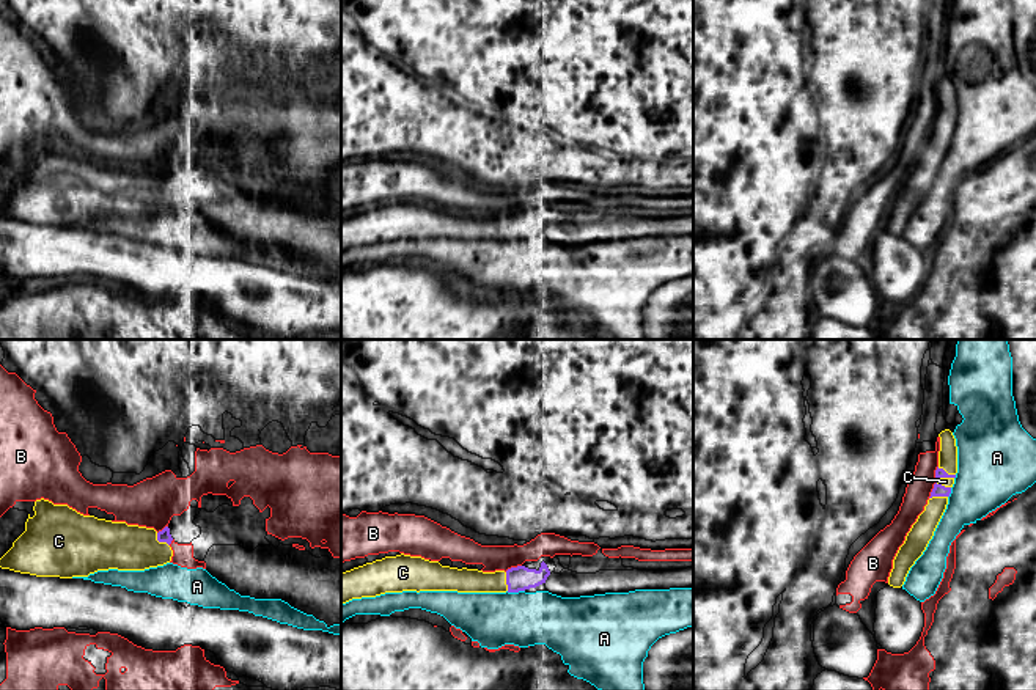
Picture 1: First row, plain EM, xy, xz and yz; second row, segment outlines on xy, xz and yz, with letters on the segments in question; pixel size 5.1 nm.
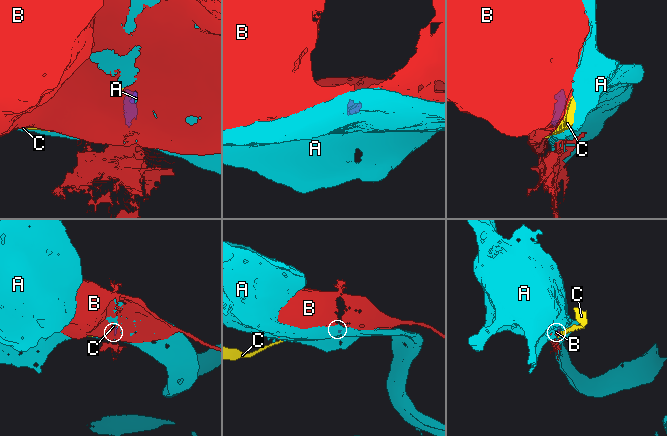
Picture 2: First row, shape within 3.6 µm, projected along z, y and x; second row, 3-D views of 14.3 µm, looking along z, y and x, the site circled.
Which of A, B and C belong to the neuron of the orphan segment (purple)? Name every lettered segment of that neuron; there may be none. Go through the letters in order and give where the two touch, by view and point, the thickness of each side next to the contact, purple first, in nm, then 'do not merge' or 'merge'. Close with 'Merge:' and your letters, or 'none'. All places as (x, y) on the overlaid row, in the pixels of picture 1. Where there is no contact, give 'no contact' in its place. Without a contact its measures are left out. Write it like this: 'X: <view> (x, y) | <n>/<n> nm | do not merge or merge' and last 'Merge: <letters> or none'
A: xz (514, 591) | 130/280 nm | do not merge
B: xz (513, 568) | 130/130 nm | do not merge
C: xy (161, 541) | 60/240 nm | merge
Merge: C

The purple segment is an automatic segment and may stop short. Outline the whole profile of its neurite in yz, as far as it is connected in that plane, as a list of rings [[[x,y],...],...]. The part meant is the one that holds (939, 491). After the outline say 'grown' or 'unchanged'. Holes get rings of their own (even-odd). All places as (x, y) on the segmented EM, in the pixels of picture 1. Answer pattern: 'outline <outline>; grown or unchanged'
outline [[[950,429],[942,431],[939,437],[940,451],[939,467],[935,470],[935,484],[928,500],[928,505],[924,506],[924,511],[912,525],[904,544],[899,547],[893,560],[893,569],[888,577],[888,585],[893,588],[901,588],[904,585],[910,567],[926,550],[946,509],[948,497],[954,484],[954,478],[957,473],[956,439]]]; grown

